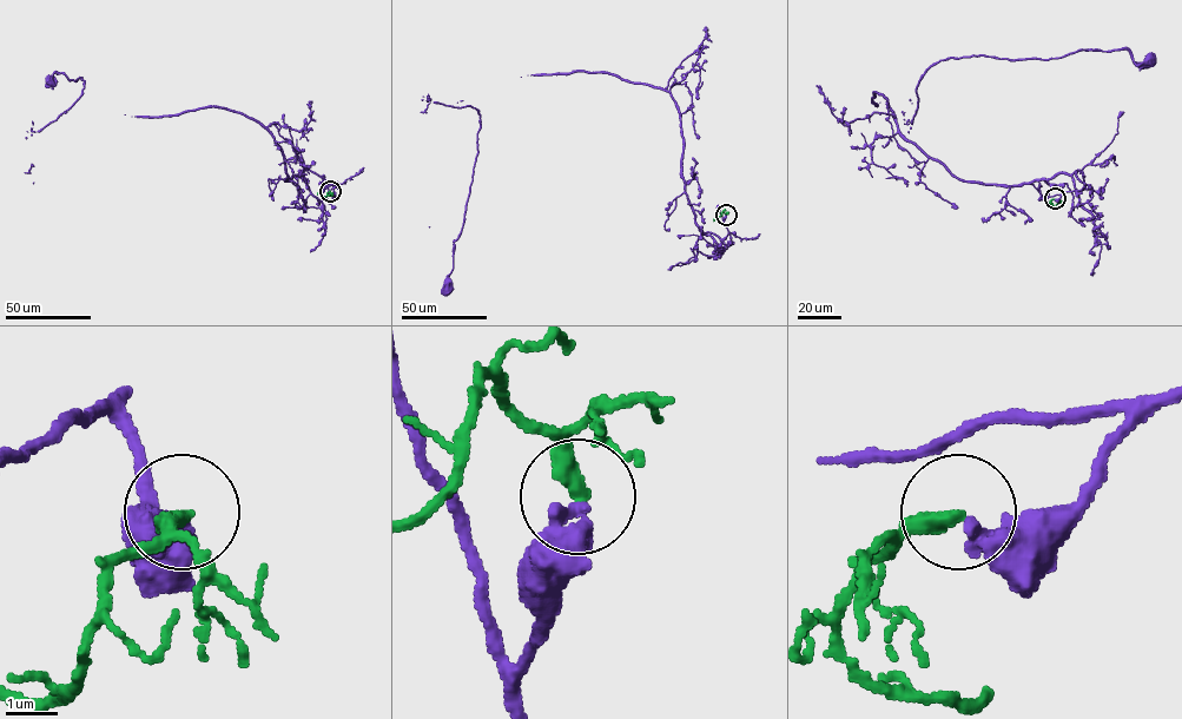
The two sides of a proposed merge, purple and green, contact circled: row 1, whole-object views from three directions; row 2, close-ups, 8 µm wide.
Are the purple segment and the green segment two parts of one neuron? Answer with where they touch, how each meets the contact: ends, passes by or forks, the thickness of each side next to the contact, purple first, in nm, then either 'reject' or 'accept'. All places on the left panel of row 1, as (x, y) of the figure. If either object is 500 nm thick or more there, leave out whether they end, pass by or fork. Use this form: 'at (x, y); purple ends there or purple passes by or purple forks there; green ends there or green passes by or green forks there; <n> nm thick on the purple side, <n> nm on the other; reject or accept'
at (330, 191); purple ends there; green ends there; 400 nm thick on the purple side, 360 nm on the other; reject

